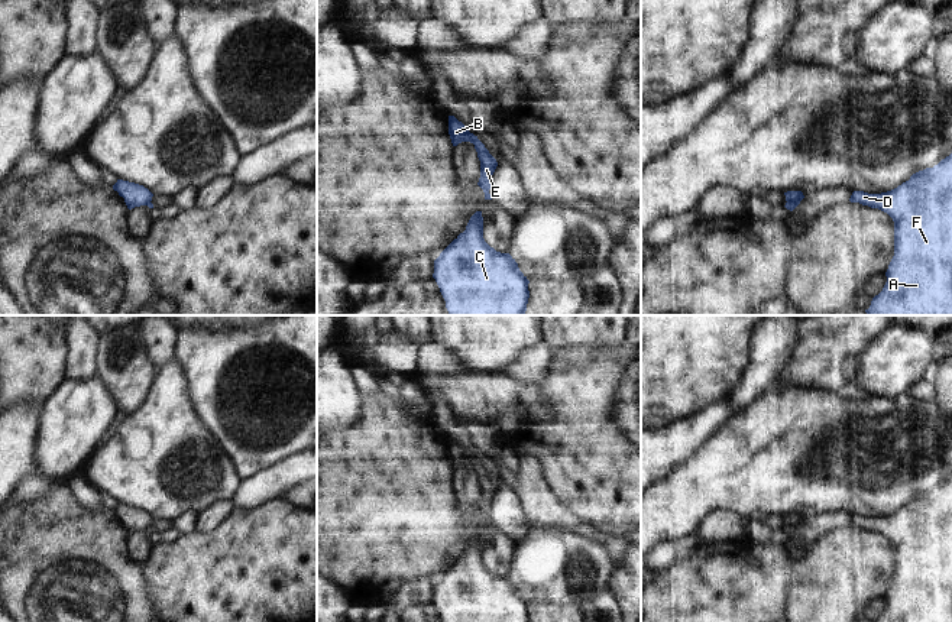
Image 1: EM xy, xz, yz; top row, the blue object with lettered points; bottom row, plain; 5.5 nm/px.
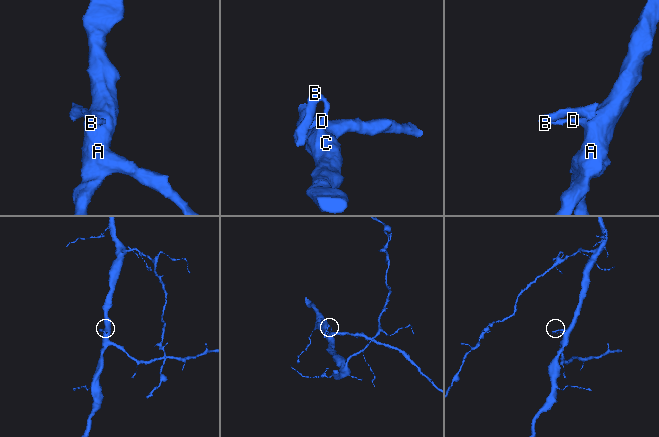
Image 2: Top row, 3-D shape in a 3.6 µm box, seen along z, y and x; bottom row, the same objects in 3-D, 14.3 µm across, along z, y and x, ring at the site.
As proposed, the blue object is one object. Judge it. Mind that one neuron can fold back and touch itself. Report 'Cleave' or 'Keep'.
Cleave.

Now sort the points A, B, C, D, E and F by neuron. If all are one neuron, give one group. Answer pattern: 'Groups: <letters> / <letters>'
Groups: A C D E F / B.

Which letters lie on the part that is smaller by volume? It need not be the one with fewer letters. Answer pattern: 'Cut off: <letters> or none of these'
Cut off: B

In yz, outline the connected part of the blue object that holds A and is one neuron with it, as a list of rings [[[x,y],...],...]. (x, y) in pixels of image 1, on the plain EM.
[[[952,477],[933,492],[913,498],[909,505],[891,515],[854,515],[849,525],[878,532],[894,545],[894,580],[885,596],[887,606],[874,622],[952,622]]]

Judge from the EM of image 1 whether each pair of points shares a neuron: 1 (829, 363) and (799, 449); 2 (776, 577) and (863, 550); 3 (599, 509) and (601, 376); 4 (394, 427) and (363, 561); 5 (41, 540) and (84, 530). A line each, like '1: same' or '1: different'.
1: different
2: different
3: same
4: same
5: same

